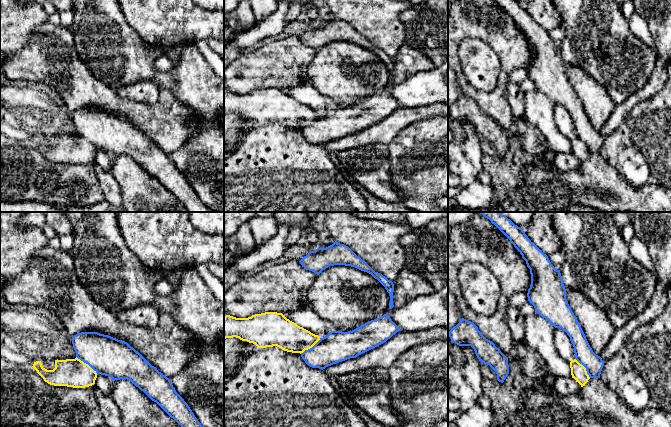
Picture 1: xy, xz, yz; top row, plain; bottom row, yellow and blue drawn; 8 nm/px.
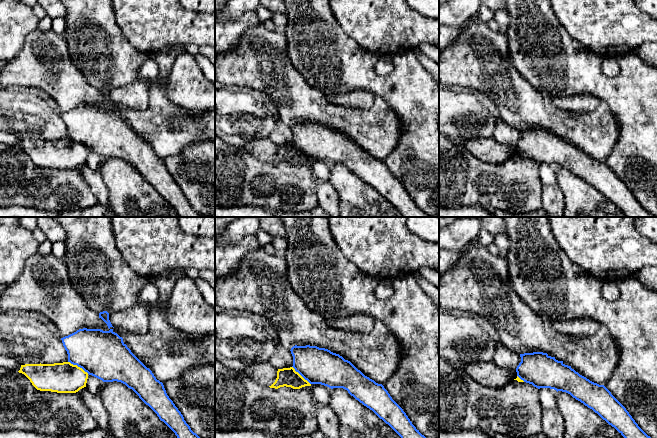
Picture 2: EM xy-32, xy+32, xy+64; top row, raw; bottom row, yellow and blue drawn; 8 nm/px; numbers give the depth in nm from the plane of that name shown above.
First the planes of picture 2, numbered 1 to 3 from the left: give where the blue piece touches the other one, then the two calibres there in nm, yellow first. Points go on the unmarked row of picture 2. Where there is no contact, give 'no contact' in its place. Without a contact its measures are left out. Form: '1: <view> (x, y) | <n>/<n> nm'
1: xy-32 (77, 142) | 240/380 nm
2: xy+32 (300, 151) | 150/280 nm
3: xy+64 (520, 155) | 40/280 nm

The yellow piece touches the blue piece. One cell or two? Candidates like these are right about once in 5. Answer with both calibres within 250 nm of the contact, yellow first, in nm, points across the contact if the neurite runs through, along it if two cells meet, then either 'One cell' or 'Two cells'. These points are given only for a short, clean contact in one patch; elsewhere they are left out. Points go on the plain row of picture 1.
Thickness 220 nm (yellow) against 320 nm. Boundary: xy (76, 132), (97, 150). Two cells

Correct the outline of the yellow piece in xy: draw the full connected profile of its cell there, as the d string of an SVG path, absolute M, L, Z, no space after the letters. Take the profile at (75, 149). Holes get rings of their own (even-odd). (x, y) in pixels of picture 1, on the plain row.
M77 133L75 135L55 136L55 144L47 146L41 137L32 142L50 161L85 164L95 160L97 149Z

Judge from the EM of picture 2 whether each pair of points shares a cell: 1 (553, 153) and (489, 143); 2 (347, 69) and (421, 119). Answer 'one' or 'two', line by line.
1: two
2: one

